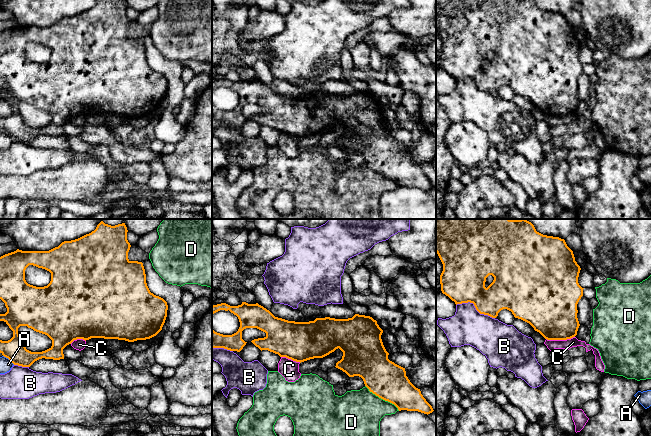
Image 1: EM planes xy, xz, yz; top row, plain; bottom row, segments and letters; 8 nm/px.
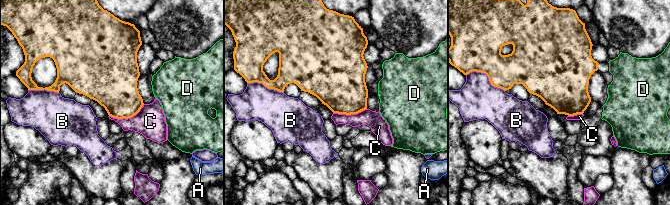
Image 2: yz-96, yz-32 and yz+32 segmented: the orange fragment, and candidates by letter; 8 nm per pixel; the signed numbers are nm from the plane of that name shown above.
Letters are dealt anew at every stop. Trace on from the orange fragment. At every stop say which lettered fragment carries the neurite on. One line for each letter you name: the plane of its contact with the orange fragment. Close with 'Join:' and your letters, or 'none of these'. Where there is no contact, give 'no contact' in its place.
Join: none of these

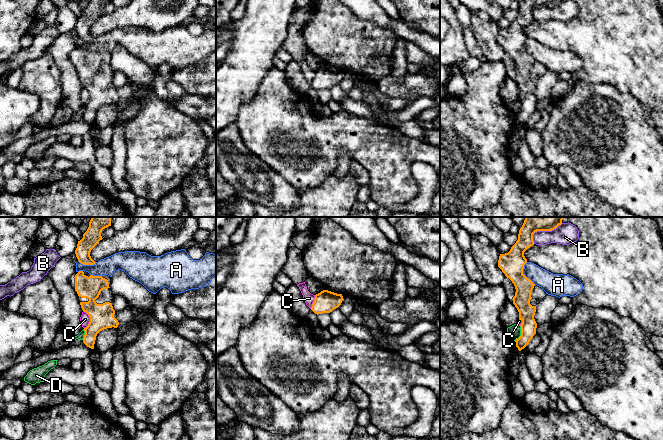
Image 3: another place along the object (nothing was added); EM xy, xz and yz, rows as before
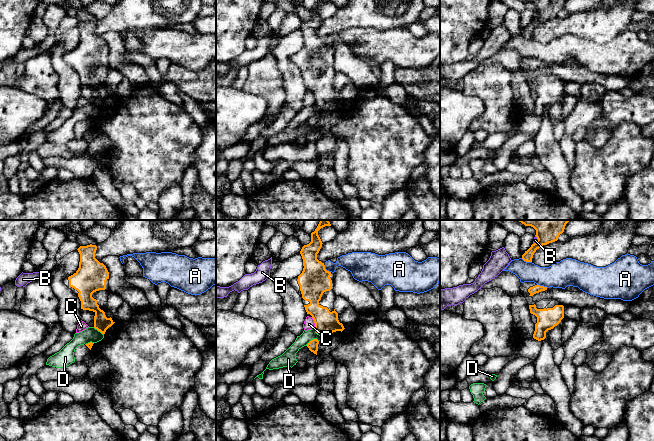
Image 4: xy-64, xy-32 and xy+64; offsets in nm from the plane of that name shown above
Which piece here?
Join: none of these

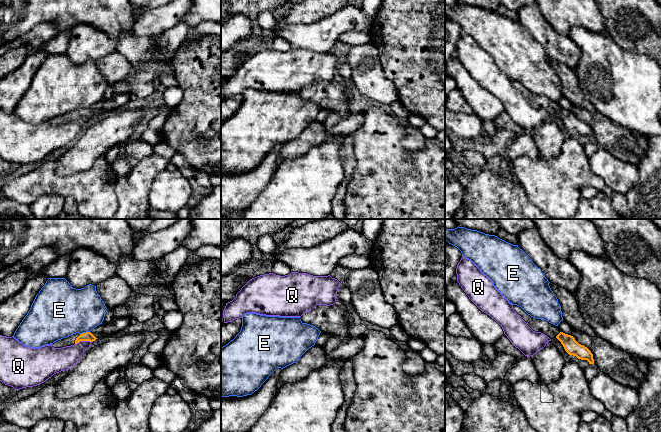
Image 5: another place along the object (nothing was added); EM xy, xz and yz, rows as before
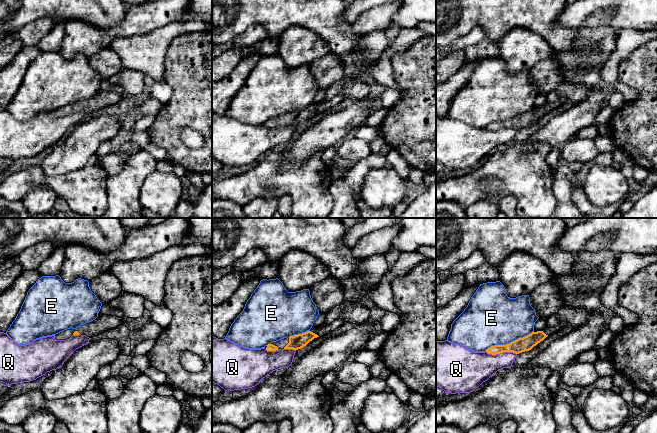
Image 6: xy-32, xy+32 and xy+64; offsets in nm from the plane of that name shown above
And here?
Join: none of these

